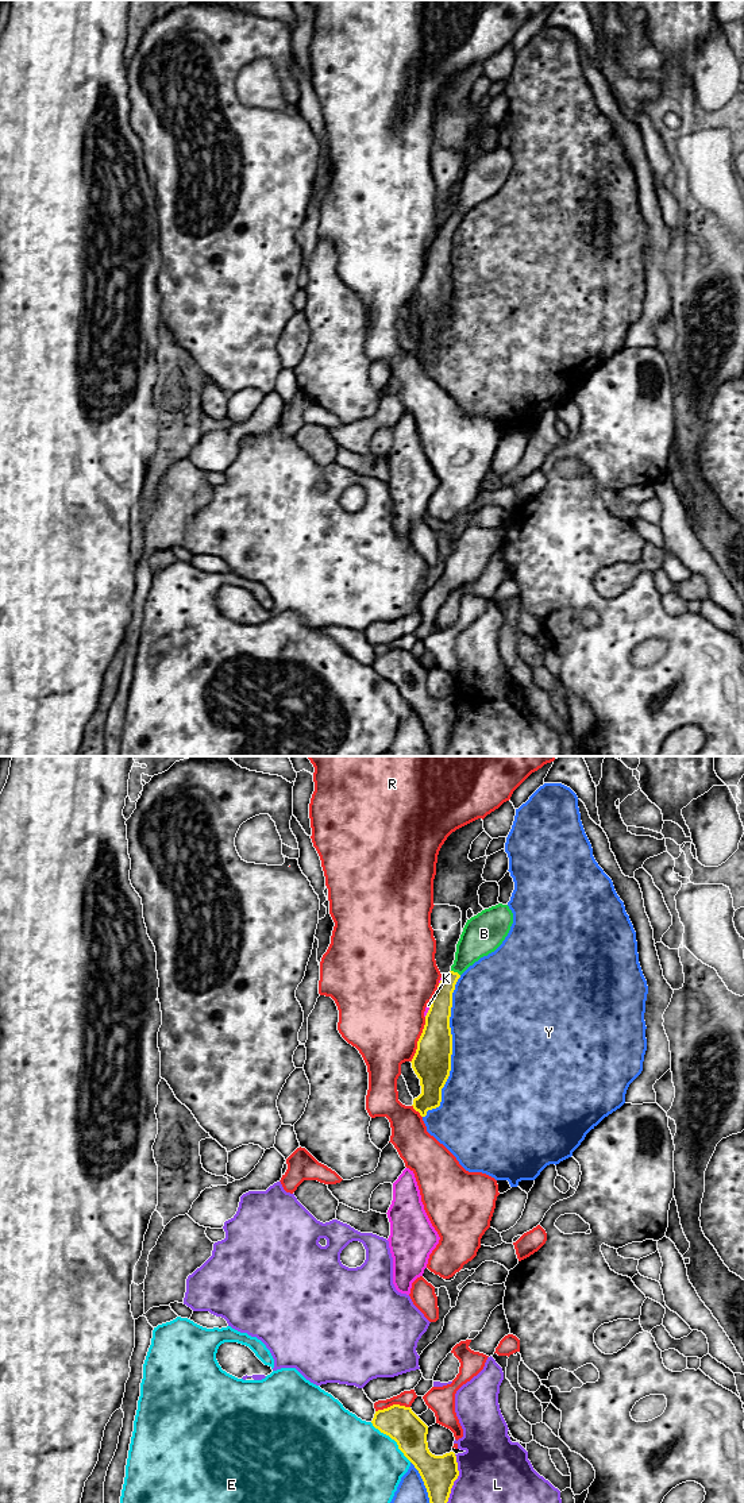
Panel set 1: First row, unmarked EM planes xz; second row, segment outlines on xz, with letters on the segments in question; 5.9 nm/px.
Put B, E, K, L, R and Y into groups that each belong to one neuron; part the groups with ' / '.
B / E / K / L / R / Y

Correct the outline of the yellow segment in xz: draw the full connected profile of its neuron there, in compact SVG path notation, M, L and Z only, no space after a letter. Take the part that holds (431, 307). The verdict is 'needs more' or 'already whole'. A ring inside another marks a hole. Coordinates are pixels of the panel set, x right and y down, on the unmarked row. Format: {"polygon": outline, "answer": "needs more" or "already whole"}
{"polygon": "M498 147L467 163L463 172L454 208L442 221L431 244L425 269L410 305L421 329L421 338L413 343L412 350L421 361L440 350L442 332L450 320L452 298L450 261L455 228L470 209L502 188L512 167L512 154L508 149Z", "answer": "needs more"}

